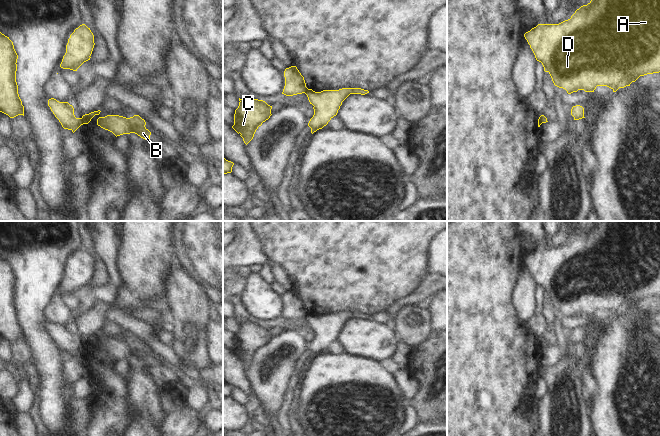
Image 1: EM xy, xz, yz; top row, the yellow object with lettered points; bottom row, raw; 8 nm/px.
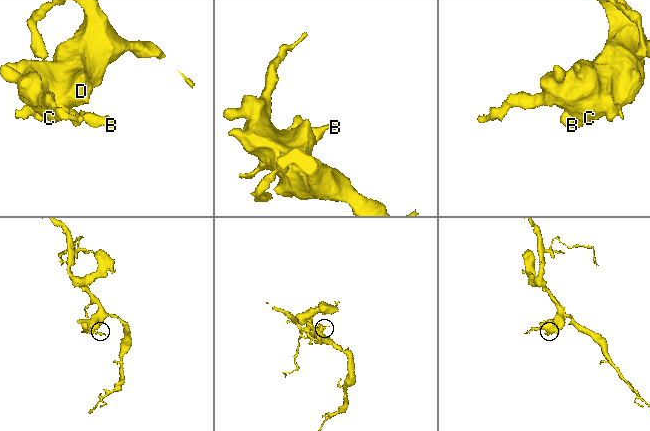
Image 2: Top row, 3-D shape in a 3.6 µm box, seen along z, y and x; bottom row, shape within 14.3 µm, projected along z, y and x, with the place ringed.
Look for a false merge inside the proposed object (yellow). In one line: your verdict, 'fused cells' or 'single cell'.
fused cells

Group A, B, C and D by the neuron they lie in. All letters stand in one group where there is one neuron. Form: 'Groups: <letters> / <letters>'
Groups: A C D / B

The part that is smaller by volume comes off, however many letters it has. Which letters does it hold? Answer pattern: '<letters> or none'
B

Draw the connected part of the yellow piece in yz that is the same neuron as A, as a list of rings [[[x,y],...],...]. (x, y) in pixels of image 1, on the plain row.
[[[594,221],[587,229],[581,230],[570,243],[559,248],[538,248],[524,258],[537,285],[548,296],[555,310],[563,312],[568,318],[584,314],[594,316],[597,310],[607,310],[616,316],[619,312],[630,310],[640,300],[660,296],[660,221]]]

